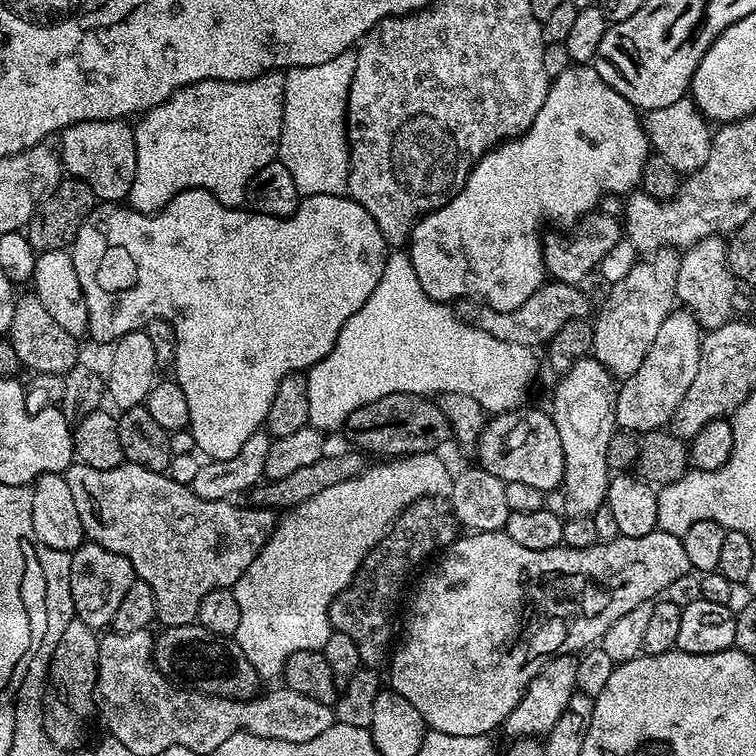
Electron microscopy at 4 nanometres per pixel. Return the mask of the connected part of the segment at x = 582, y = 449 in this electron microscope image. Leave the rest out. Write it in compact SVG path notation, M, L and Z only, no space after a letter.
M587 356L575 362L565 373L552 398L550 415L561 437L564 460L563 511L569 517L589 516L605 503L612 477L606 462L606 451L616 426L617 394L619 392L612 373Z

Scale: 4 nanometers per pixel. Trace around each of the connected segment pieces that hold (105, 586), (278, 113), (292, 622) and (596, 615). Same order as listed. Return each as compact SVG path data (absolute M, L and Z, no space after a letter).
M91 542L79 544L70 555L70 594L75 619L97 630L107 629L126 590L137 580L134 566L130 566L130 558L122 558L122 554Z
M277 70L249 80L203 80L179 88L166 102L149 108L134 124L136 161L127 203L136 212L154 213L187 188L204 188L226 208L241 207L254 174L277 159L284 113L284 78L285 73Z
M419 452L377 464L380 464L377 468L365 467L360 475L338 482L338 486L329 486L322 490L322 494L314 494L314 498L305 504L291 509L285 515L288 517L277 523L276 531L258 558L250 562L246 574L238 578L234 591L240 617L234 639L238 646L242 646L242 654L250 658L250 666L254 666L257 677L279 677L286 666L286 658L290 658L290 654L298 654L298 650L321 651L326 638L330 638L334 630L328 611L336 601L336 595L348 589L360 563L388 533L392 521L423 496L447 497L451 493L453 473L448 472L443 458L436 452Z
M503 530L498 532L477 532L464 534L453 540L447 548L443 549L438 556L440 561L421 578L416 584L416 589L412 592L412 601L408 604L408 621L404 624L404 641L395 645L394 651L390 656L390 663L387 665L388 676L386 672L386 680L390 683L391 691L402 694L402 698L406 698L406 702L410 702L410 706L414 706L414 710L418 710L418 714L422 714L425 725L433 732L441 732L442 734L454 734L455 736L488 736L492 734L492 731L499 729L503 725L504 720L520 705L520 700L524 696L526 686L530 686L530 682L537 676L539 672L544 671L546 662L550 662L555 656L561 654L580 654L585 650L593 647L603 636L606 634L606 630L610 630L610 626L614 626L614 622L618 622L618 618L622 618L622 614L627 614L628 611L634 610L634 606L642 606L649 602L655 601L657 597L664 594L668 588L669 581L678 578L680 575L686 575L693 571L690 566L690 558L686 558L686 550L684 549L684 542L681 537L670 534L669 532L661 532L655 530L652 533L643 535L642 537L632 538L626 536L617 536L614 540L606 540L603 542L597 542L592 545L591 548L576 549L566 545L560 545L558 547L551 547L550 550L531 550L526 546L520 546L518 542L514 541L514 538L510 538Z

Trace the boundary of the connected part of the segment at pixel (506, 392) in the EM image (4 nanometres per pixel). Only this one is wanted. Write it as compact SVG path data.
M442 302L438 308L366 308L358 310L335 333L336 341L328 357L317 359L308 381L309 425L321 432L339 431L350 414L368 402L386 394L409 392L415 396L431 397L432 392L470 395L488 414L508 412L525 403L524 395L536 376L536 355L533 349L510 342L498 342L488 332L460 319L455 311Z

